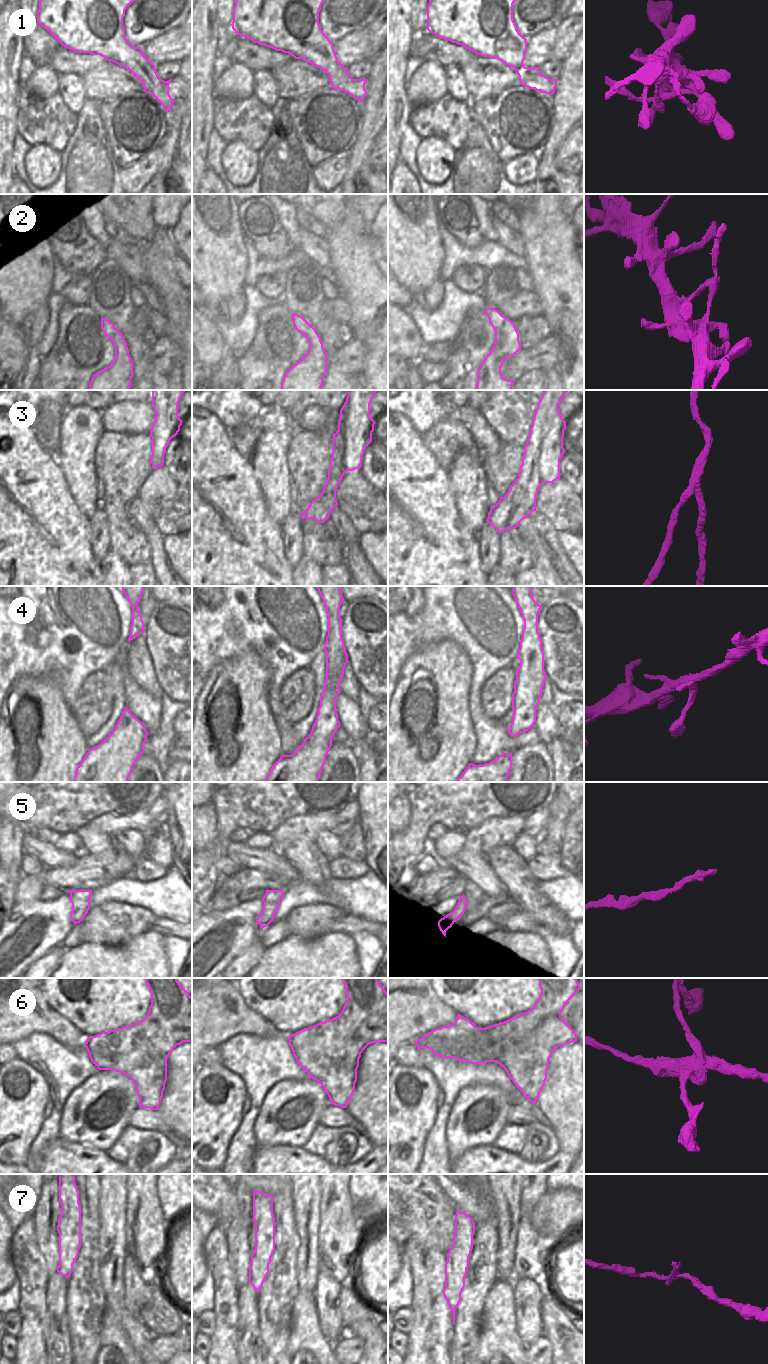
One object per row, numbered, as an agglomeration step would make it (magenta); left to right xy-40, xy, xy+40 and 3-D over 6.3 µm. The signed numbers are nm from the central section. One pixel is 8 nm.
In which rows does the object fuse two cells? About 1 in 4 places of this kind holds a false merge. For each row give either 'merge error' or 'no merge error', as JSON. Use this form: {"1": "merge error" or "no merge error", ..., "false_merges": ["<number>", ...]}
{"1": "merge error", "2": "no merge error", "3": "merge error", "4": "no merge error", "5": "no merge error", "6": "merge error", "7": "merge error", "false_merges": ["1", "3", "6", "7"]}

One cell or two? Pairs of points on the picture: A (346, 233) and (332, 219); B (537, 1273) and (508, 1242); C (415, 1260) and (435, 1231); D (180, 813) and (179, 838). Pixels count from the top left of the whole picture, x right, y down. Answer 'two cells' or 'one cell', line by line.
A: two cells
B: two cells
C: two cells
D: one cell

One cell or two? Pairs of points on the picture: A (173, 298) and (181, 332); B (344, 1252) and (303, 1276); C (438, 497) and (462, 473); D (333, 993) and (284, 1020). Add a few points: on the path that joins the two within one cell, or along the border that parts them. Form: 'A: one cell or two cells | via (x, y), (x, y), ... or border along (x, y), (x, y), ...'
A: one cell | via (177, 306), (181, 315), (181, 324)
B: two cells | border along (319, 1243), (318, 1271)
C: two cells | border along (447, 471), (456, 507)
D: one cell | via (321, 993), (311, 993), (296, 1008)

